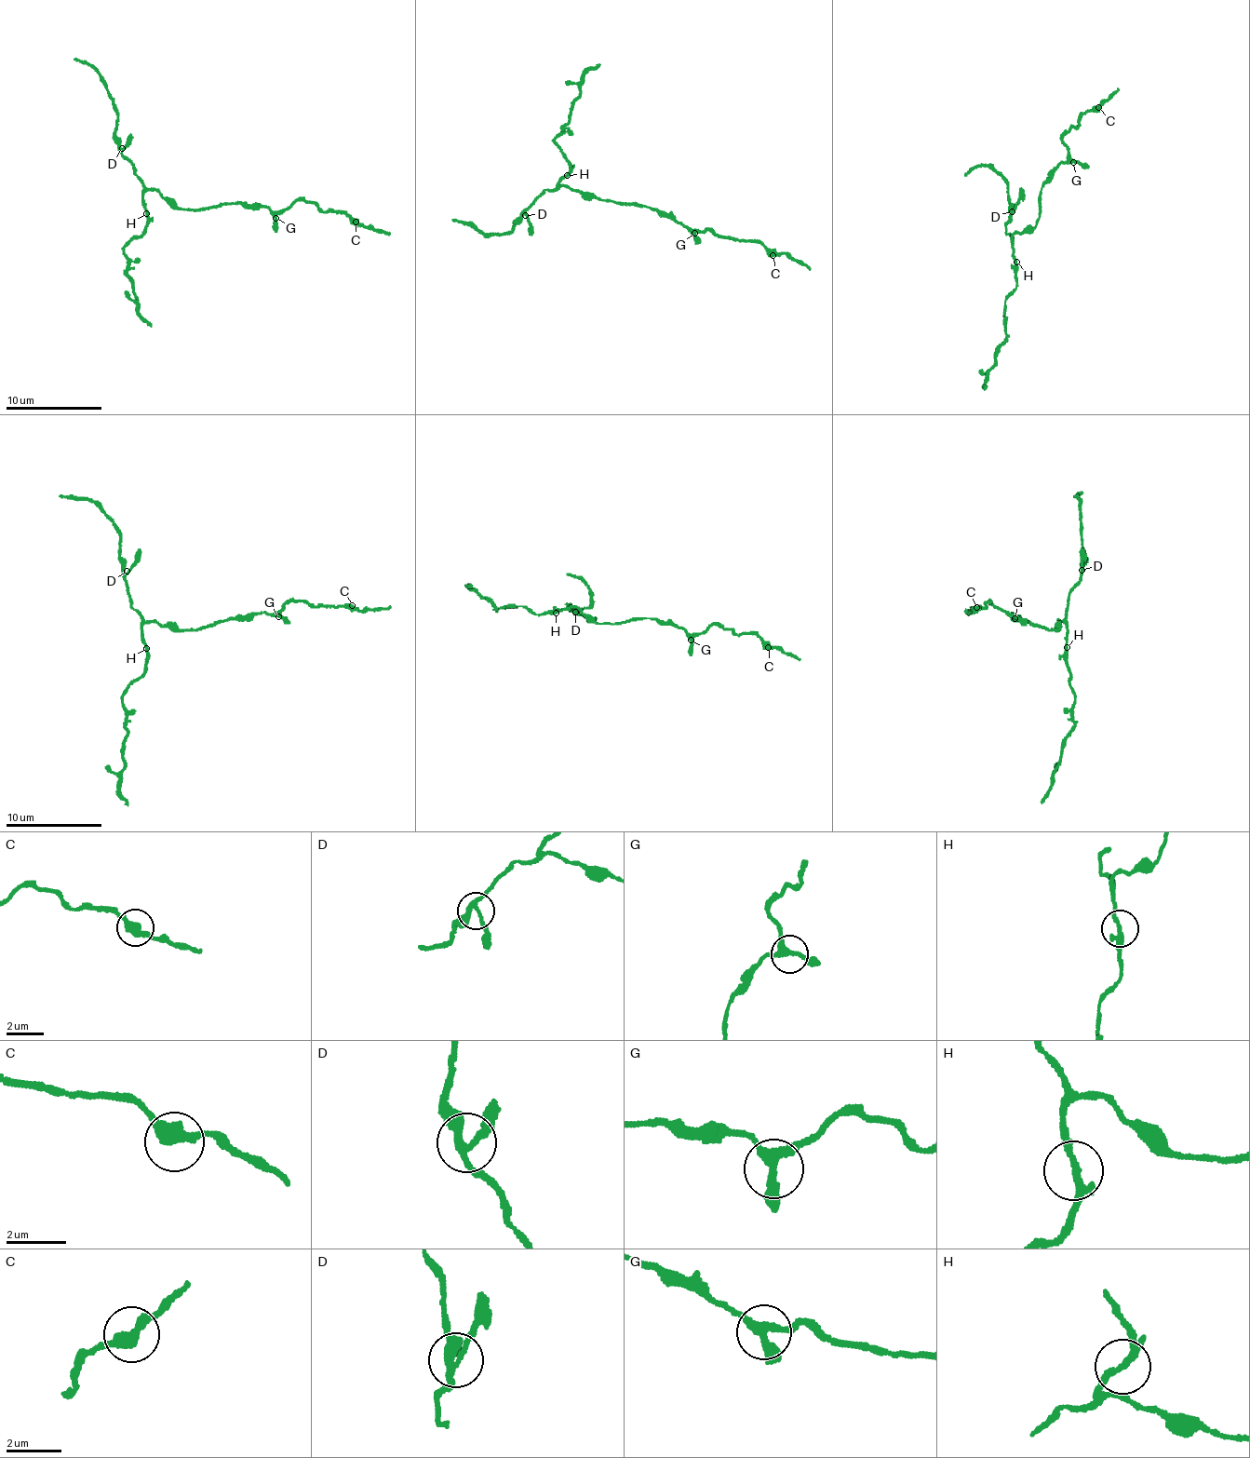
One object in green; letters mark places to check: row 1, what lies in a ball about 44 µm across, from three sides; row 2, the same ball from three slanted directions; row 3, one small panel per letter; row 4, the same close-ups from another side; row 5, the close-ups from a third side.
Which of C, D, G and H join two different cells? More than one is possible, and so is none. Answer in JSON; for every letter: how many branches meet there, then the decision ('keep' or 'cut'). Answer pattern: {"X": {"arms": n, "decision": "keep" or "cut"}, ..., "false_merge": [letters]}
{"C": {"arms": 2, "decision": "keep"}, "D": {"arms": 3, "decision": "keep"}, "G": {"arms": 3, "decision": "keep"}, "H": {"arms": 3, "decision": "keep"}, "false_merge": []}

